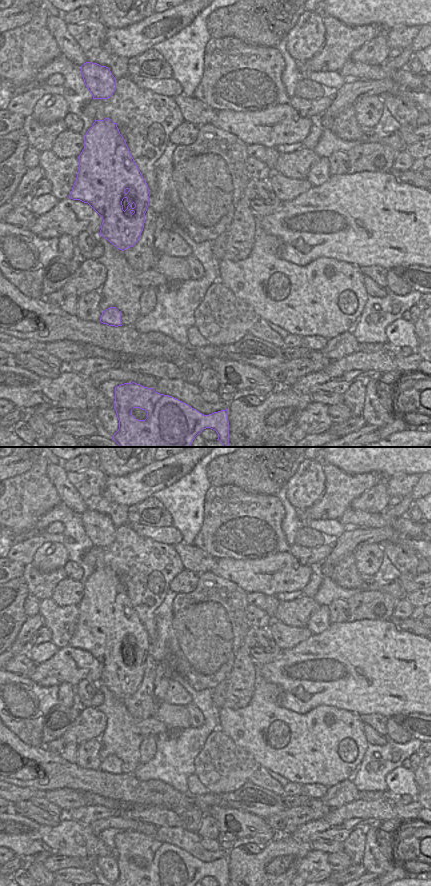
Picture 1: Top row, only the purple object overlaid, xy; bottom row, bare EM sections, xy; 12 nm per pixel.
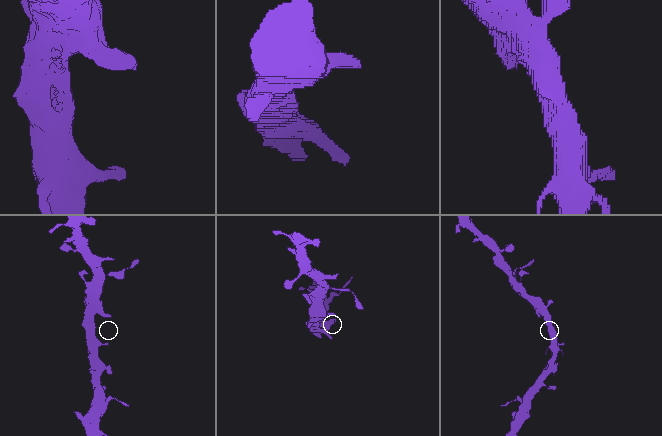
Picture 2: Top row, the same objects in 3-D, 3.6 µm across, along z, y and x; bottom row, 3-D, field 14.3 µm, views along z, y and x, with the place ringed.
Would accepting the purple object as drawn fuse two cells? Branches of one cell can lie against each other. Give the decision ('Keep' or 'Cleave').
Keep.

